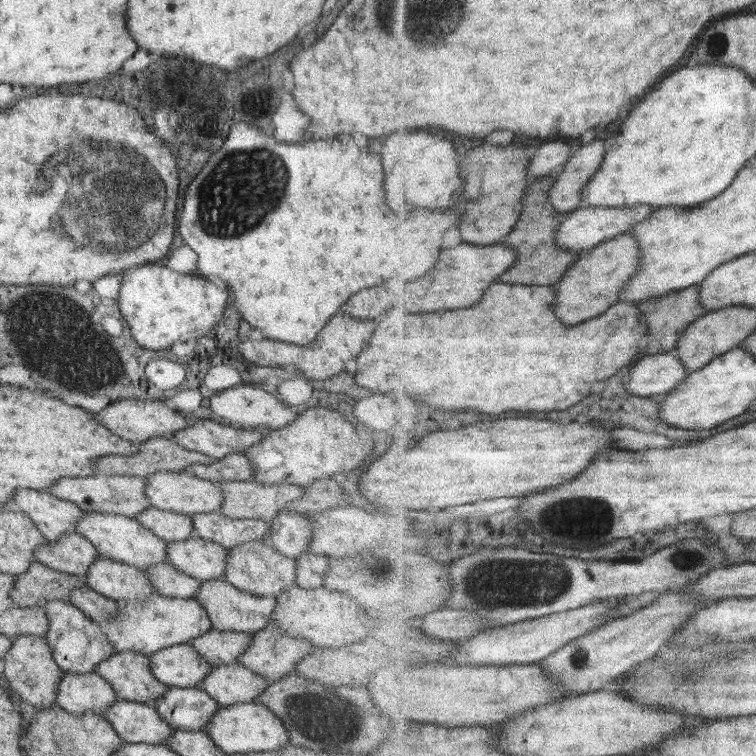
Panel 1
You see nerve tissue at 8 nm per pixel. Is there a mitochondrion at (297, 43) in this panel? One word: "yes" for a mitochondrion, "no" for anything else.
no

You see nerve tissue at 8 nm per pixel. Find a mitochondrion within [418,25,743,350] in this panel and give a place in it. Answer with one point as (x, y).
(712, 46)

